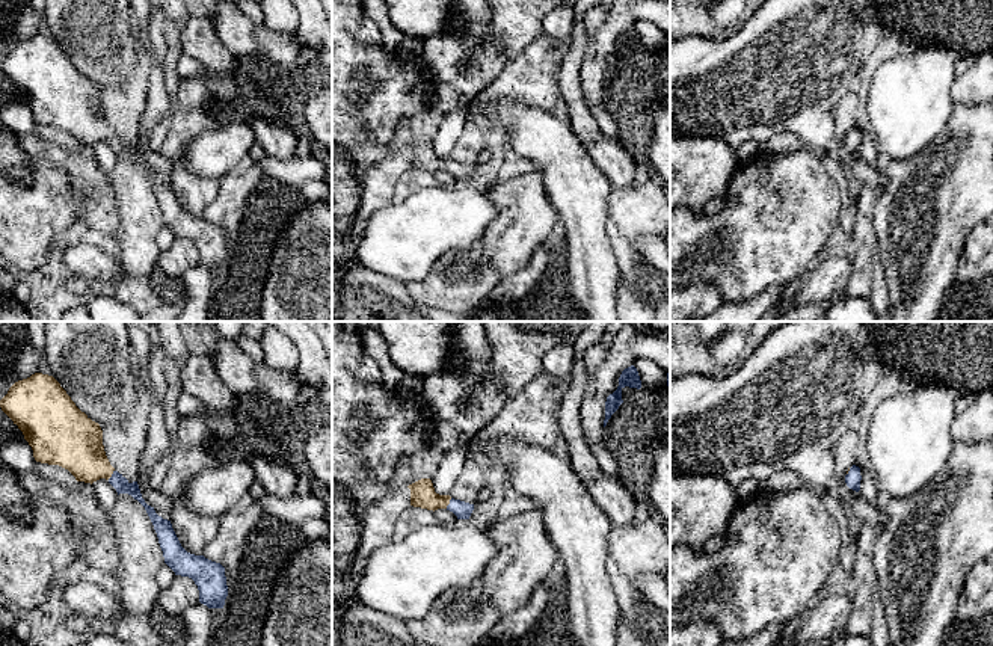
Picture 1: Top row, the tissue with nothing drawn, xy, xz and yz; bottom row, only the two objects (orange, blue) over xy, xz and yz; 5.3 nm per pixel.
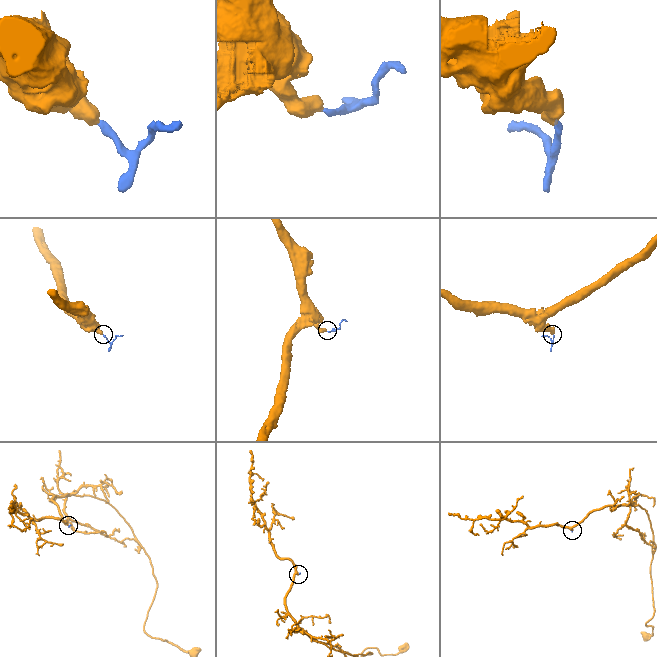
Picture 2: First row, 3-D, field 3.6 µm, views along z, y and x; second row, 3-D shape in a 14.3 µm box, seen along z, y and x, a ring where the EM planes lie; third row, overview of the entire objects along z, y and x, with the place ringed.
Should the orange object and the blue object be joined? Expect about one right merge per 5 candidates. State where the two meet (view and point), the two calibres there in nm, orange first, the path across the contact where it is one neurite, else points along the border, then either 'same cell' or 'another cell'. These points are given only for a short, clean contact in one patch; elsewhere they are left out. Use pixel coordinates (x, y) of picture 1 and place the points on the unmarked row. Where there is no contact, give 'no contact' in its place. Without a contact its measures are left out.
meets orange in xz at (448, 165); 130 nm thick on the orange side, 90 nm on the other; runs through xz (423, 156), (432, 163), (448, 165), (461, 171); same cell

